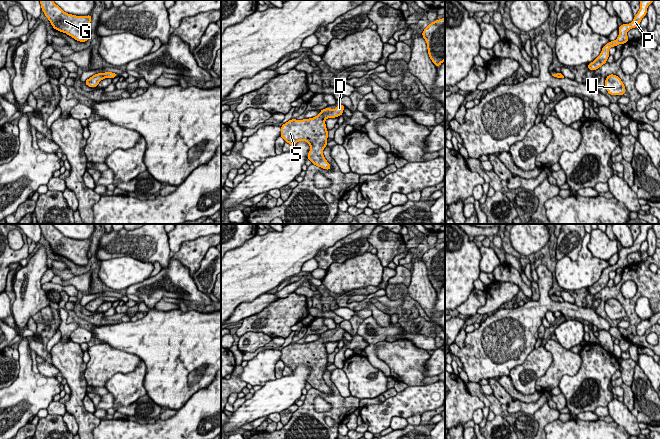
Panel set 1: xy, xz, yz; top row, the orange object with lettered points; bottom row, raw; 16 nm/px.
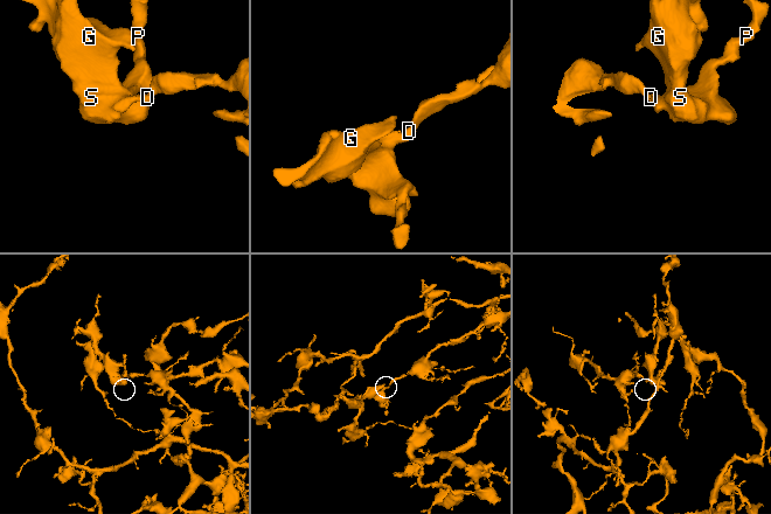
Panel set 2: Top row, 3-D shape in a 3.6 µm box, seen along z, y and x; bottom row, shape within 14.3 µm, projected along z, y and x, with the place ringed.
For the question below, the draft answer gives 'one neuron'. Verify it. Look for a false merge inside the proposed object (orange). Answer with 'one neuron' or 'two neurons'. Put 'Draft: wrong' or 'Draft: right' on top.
Draft: right
one neuron

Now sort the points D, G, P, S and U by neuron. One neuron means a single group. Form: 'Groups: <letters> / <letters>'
Groups: D G P S U

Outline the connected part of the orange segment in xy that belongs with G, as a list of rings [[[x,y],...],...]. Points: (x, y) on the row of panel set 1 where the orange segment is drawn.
[[[40,0],[41,9],[51,22],[52,27],[66,33],[79,42],[87,42],[87,32],[92,16],[76,16],[64,12],[53,0]]]

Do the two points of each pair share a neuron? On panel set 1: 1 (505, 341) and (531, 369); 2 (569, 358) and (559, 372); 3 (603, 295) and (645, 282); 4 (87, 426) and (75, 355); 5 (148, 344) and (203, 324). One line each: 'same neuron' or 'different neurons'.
1: different neurons
2: same neuron
3: same neuron
4: same neuron
5: same neuron

